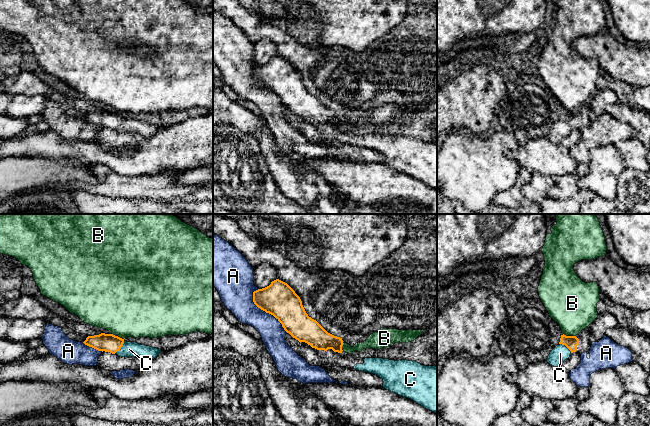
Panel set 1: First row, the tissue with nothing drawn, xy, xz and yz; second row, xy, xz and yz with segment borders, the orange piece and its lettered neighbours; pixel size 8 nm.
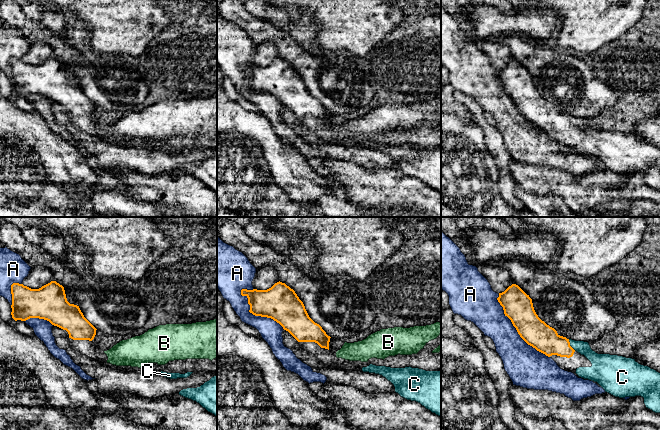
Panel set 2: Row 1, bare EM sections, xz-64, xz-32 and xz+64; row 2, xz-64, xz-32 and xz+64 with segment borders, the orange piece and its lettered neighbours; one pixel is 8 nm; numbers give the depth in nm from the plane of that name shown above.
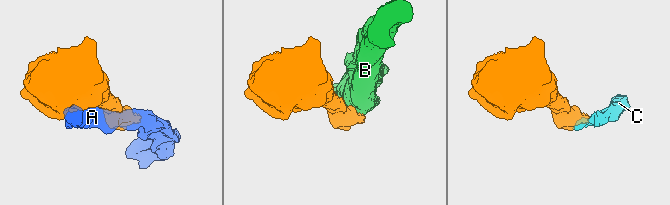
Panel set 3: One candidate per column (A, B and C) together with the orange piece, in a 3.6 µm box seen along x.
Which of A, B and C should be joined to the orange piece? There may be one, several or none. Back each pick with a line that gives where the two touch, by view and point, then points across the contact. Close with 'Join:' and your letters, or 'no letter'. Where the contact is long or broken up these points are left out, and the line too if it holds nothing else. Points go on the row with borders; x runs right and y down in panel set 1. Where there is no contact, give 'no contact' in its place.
C: yz (565, 345) | across yz (571, 342), (565, 345), (560, 353)
Join: C

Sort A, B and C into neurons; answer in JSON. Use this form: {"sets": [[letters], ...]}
{"sets": [["A"], ["B"], ["C"]]}

